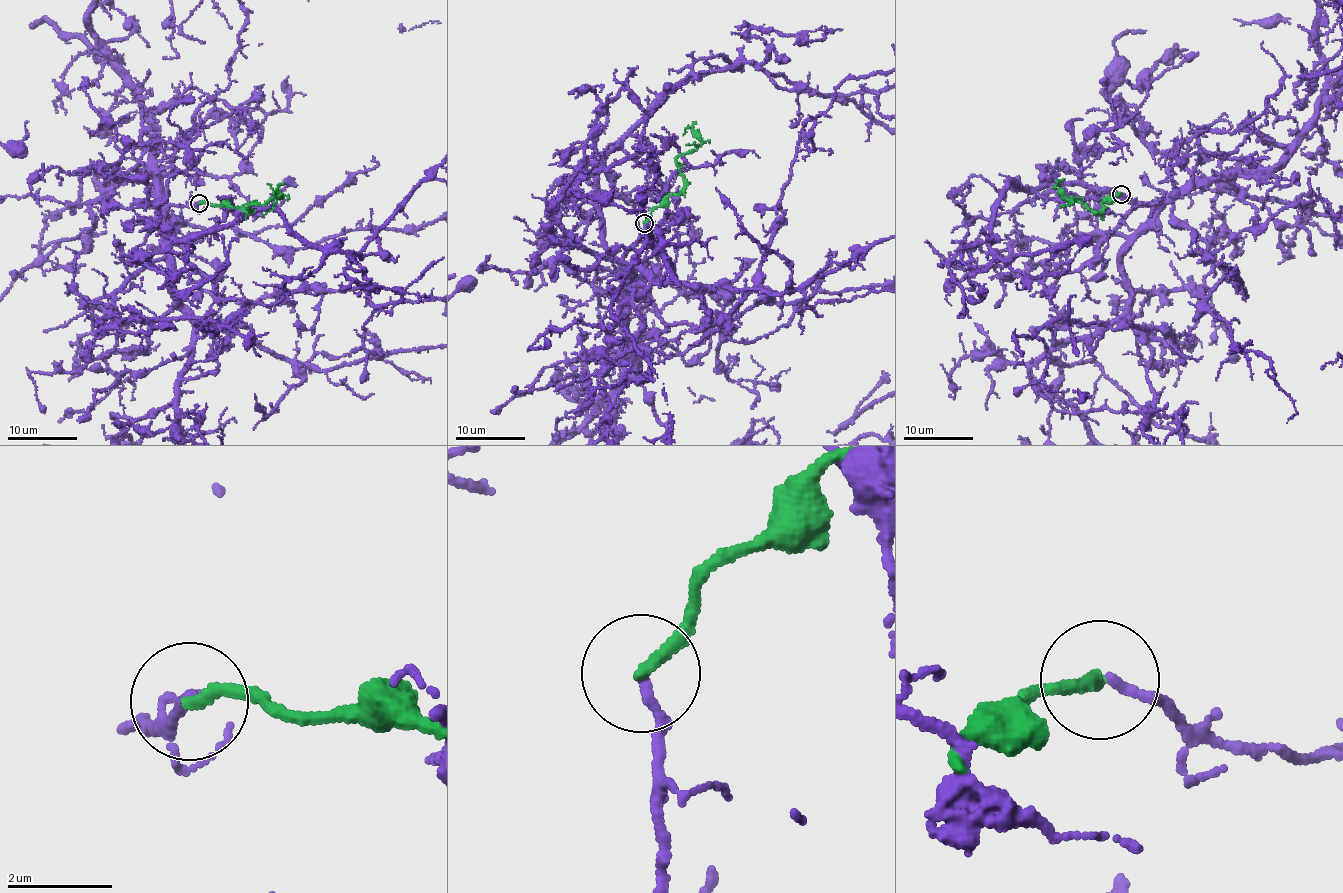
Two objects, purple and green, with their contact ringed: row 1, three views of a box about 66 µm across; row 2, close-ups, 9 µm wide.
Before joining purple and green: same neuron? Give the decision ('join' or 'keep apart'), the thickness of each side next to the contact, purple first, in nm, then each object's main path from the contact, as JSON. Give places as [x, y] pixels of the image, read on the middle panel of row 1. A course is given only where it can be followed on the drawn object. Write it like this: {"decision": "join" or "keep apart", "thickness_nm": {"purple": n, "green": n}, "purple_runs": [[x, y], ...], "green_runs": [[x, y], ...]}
{"decision": "keep apart", "thickness_nm": {"purple": 150, "green": 240}, "green_runs": [[643, 224], [654, 208], [684, 187], [676, 160], [695, 151], [701, 142], [689, 127], [683, 135]]}

